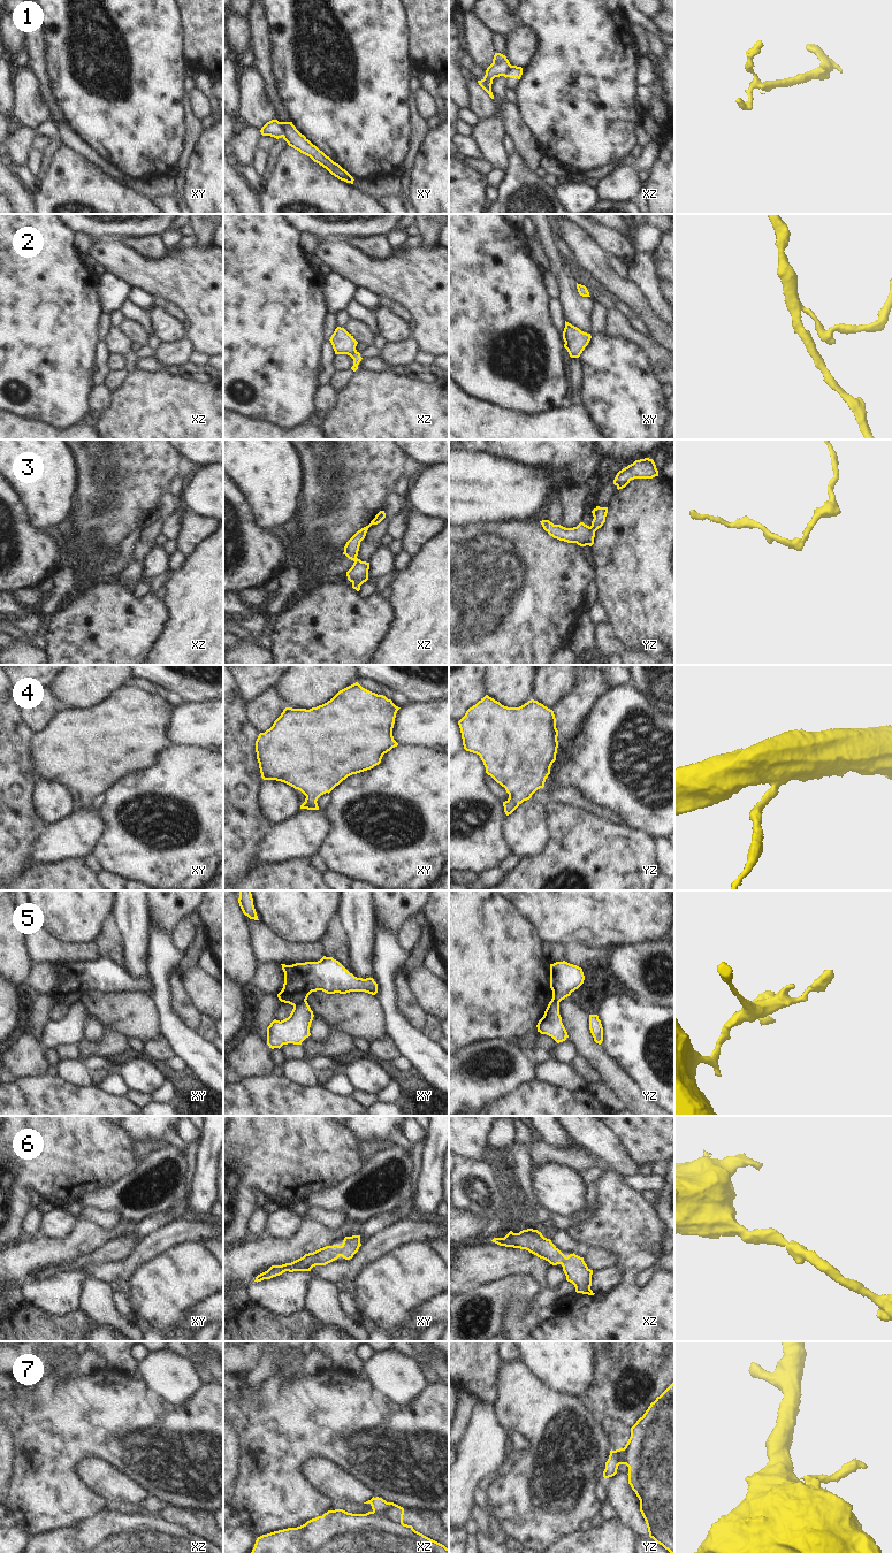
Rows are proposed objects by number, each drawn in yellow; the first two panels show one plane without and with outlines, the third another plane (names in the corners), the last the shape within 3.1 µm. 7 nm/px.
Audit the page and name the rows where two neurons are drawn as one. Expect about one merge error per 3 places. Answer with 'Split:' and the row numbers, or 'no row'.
Split: 1, 5, 7

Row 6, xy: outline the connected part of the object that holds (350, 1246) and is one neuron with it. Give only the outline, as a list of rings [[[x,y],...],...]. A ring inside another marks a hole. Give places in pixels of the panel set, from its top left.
[[[360,1235],[345,1237],[341,1246],[333,1245],[320,1248],[313,1253],[305,1254],[303,1257],[282,1265],[272,1265],[267,1271],[258,1275],[254,1282],[270,1279],[280,1276],[285,1271],[311,1271],[315,1265],[326,1265],[340,1256],[350,1260],[358,1252],[360,1244]]]

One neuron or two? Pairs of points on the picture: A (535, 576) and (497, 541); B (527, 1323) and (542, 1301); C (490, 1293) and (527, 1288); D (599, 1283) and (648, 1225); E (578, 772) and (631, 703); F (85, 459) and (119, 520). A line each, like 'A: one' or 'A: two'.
A: one
B: two
C: one
D: two
E: one
F: one

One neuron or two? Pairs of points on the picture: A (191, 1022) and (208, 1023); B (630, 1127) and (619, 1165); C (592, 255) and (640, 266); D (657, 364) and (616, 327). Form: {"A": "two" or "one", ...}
{"A": "two", "B": "two", "C": "two", "D": "one"}

